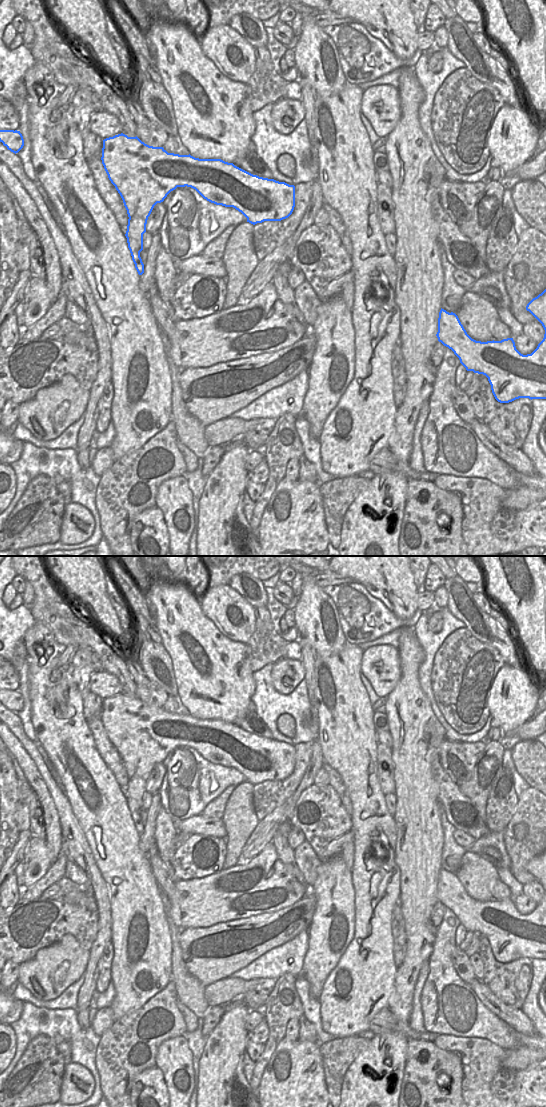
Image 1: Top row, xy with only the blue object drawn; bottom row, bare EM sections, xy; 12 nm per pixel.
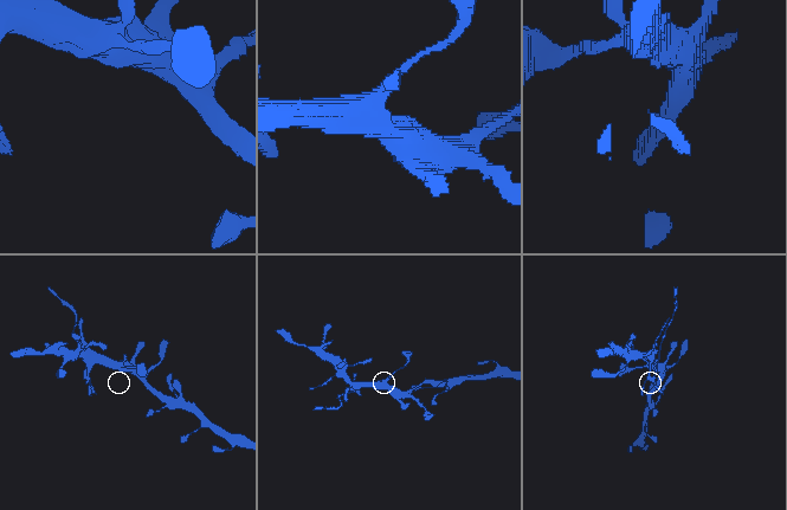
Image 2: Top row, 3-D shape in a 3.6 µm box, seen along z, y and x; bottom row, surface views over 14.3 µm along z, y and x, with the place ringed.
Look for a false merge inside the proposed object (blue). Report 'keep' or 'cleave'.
cleave

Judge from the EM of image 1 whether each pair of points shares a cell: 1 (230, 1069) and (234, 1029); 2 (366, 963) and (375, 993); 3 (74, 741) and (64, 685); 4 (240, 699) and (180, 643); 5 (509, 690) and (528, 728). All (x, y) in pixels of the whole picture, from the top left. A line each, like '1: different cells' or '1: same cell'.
1: same cell
2: same cell
3: same cell
4: same cell
5: different cells

